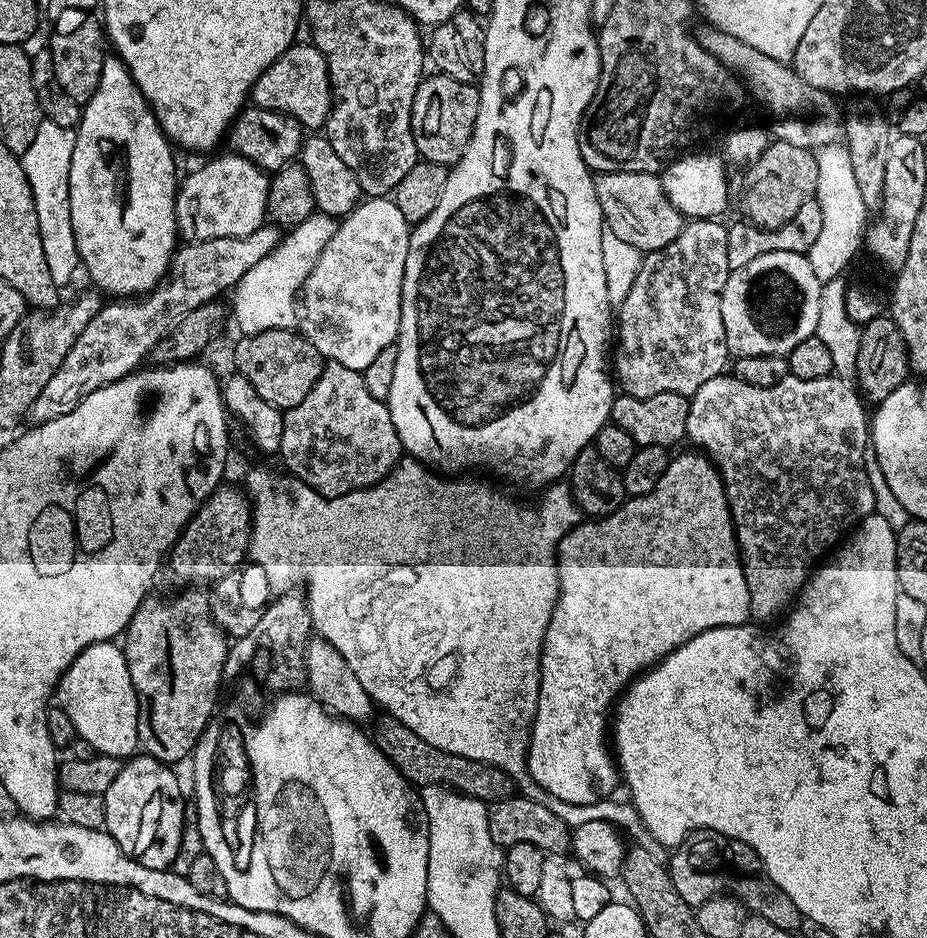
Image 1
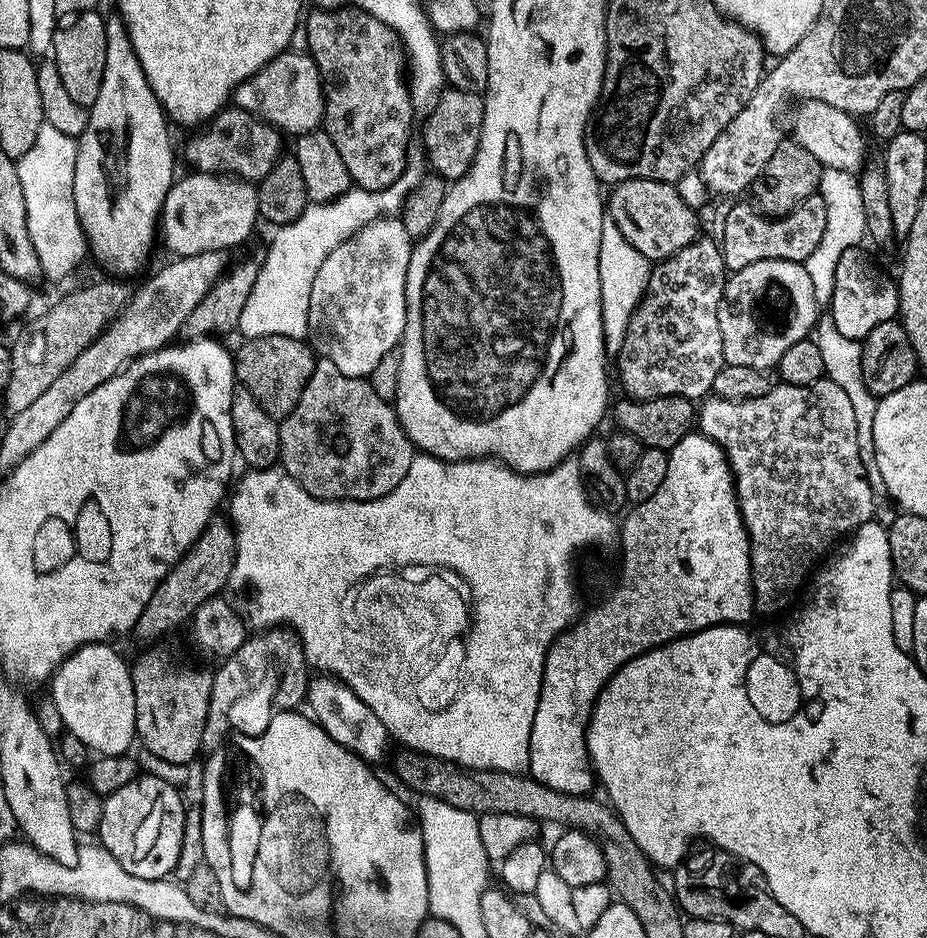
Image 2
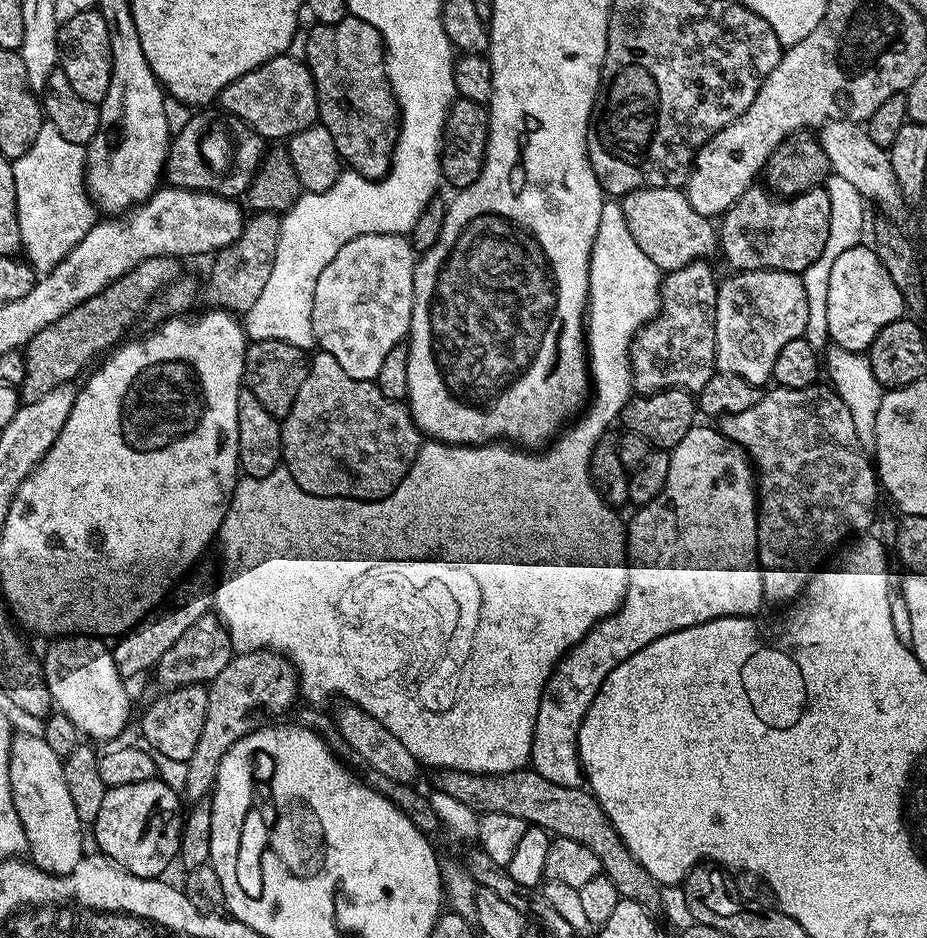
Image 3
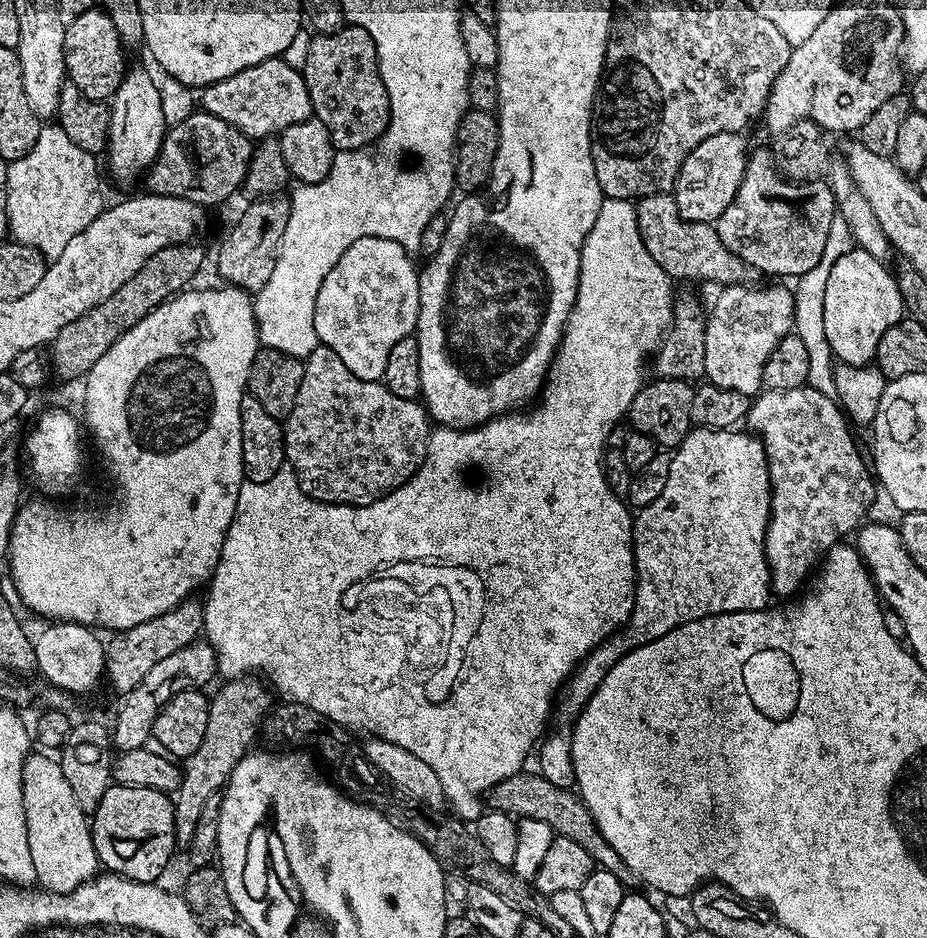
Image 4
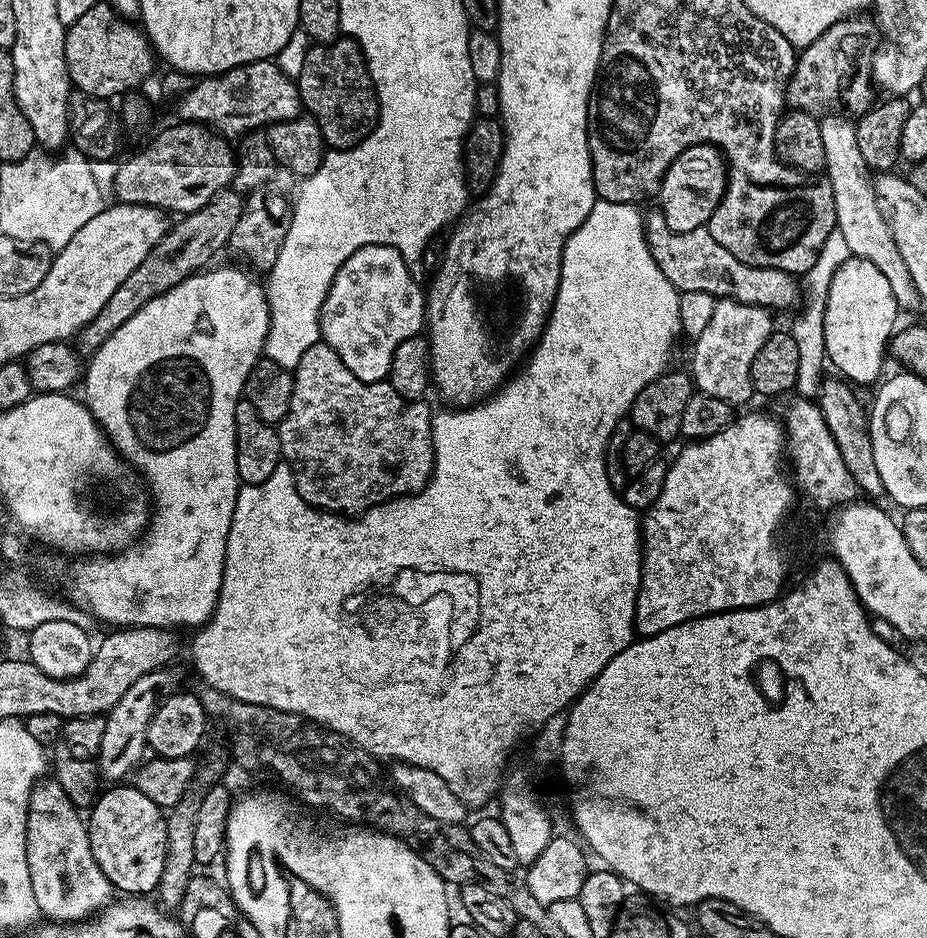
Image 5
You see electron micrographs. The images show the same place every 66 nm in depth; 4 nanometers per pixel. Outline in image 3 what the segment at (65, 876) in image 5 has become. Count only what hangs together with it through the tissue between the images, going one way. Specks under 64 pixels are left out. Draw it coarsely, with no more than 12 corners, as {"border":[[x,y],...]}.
{"border":[[13,735],[10,788],[31,863],[70,875],[86,855],[63,759]]}

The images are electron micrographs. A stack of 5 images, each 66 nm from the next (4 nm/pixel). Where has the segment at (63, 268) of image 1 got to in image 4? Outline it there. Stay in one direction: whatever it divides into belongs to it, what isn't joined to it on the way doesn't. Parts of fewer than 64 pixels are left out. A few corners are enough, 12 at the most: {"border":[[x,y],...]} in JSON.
{"border":[[45,123],[8,165],[11,239],[56,260],[106,207],[93,153]]}

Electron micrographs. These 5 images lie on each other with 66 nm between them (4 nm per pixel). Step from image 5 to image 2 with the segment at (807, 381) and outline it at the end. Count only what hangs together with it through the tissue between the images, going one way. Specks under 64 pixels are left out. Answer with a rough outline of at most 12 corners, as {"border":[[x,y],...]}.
{"border":[[824,168],[818,194],[826,231],[802,263],[817,305],[834,294],[834,270],[865,239],[860,181]]}

